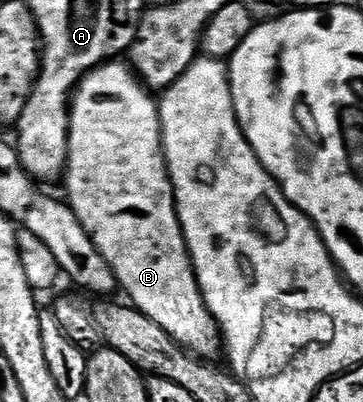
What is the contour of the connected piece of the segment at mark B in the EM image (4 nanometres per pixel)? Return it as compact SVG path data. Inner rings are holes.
M107 63L99 65L82 78L77 89L72 94L72 104L70 106L70 142L68 143L68 159L66 160L66 171L64 174L64 182L66 181L65 200L68 202L70 210L76 215L76 219L80 219L80 223L84 227L84 231L88 231L88 235L92 239L92 243L96 243L96 247L100 251L100 255L104 255L104 259L108 263L108 267L112 267L112 271L118 279L118 286L121 292L126 292L129 304L135 309L141 311L145 317L152 319L152 323L160 323L160 327L164 327L164 331L168 331L168 335L172 335L172 339L176 343L180 343L194 356L203 359L214 359L214 356L221 354L224 349L222 339L222 331L218 324L218 320L211 315L209 307L206 305L204 295L198 286L198 276L194 270L194 264L190 258L190 249L186 245L186 236L182 233L182 223L178 219L178 206L174 203L174 188L170 182L170 173L166 169L166 152L162 150L162 124L158 118L159 102L152 98L151 90L147 89L138 79L138 74L134 72L129 64L123 63Z

